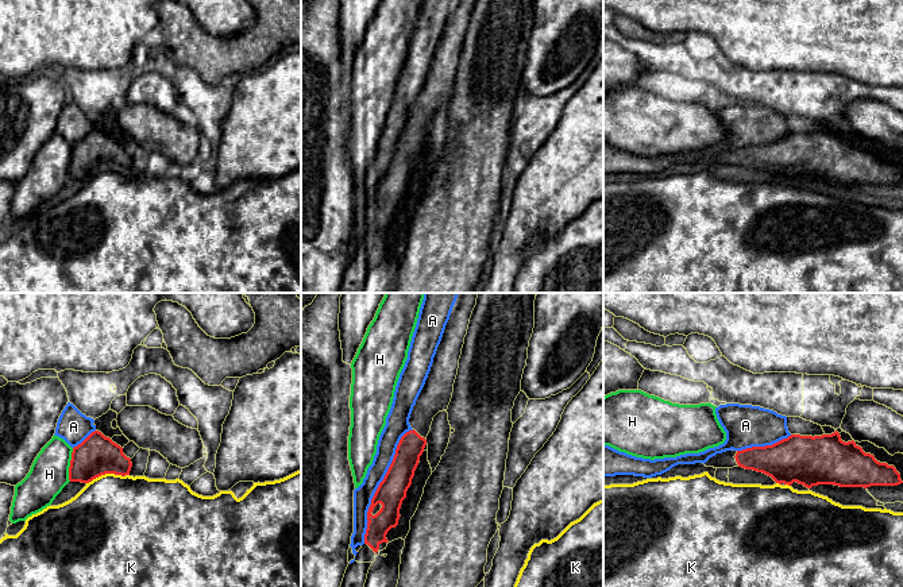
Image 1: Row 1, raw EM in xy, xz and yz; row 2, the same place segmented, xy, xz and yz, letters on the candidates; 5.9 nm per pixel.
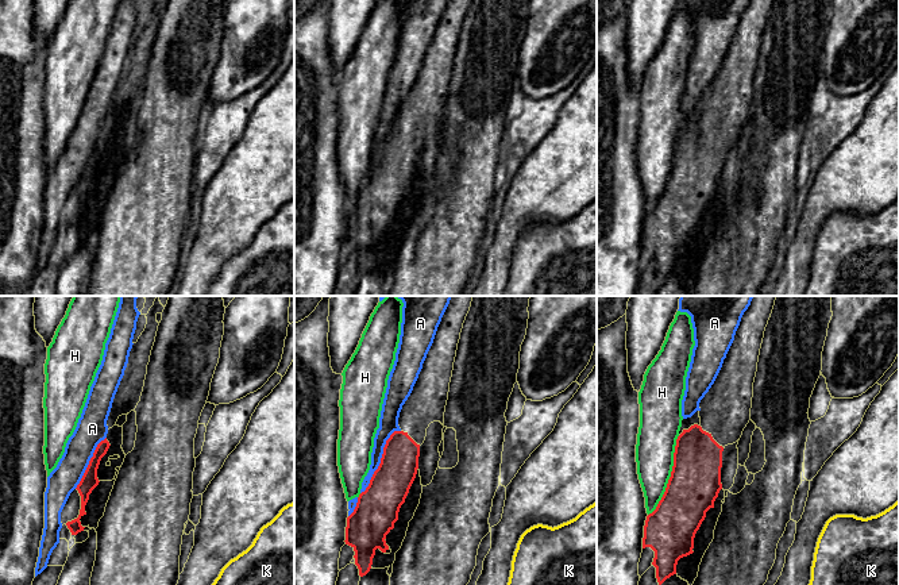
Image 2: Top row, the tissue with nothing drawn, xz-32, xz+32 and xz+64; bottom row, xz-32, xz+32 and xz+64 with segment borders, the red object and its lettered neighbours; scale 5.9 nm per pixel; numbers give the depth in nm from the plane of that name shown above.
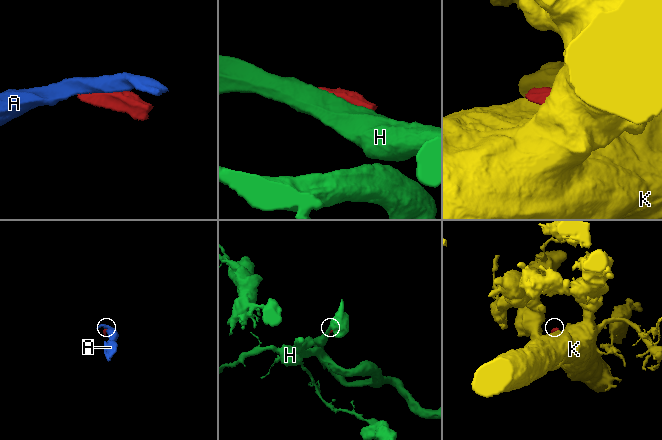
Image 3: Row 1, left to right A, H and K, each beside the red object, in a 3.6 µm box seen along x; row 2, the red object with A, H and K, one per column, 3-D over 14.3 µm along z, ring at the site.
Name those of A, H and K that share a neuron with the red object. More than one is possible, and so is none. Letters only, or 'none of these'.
none of these

